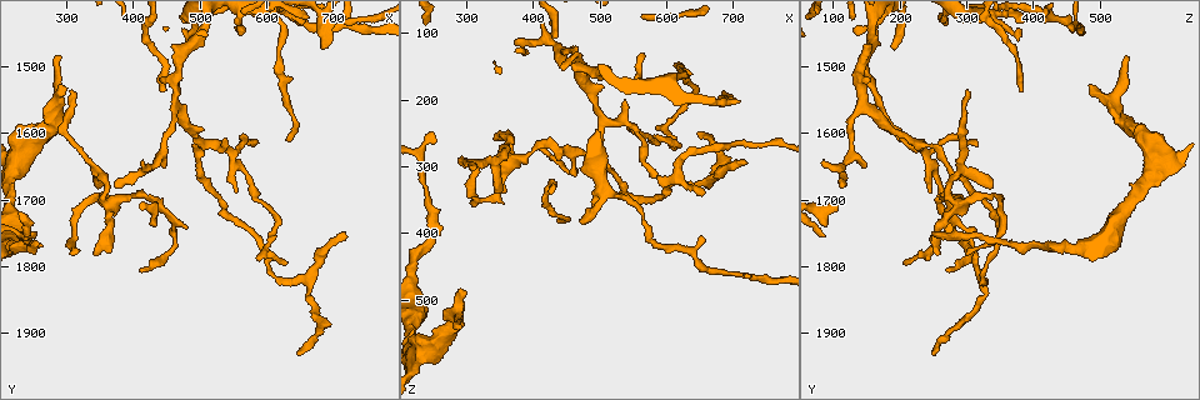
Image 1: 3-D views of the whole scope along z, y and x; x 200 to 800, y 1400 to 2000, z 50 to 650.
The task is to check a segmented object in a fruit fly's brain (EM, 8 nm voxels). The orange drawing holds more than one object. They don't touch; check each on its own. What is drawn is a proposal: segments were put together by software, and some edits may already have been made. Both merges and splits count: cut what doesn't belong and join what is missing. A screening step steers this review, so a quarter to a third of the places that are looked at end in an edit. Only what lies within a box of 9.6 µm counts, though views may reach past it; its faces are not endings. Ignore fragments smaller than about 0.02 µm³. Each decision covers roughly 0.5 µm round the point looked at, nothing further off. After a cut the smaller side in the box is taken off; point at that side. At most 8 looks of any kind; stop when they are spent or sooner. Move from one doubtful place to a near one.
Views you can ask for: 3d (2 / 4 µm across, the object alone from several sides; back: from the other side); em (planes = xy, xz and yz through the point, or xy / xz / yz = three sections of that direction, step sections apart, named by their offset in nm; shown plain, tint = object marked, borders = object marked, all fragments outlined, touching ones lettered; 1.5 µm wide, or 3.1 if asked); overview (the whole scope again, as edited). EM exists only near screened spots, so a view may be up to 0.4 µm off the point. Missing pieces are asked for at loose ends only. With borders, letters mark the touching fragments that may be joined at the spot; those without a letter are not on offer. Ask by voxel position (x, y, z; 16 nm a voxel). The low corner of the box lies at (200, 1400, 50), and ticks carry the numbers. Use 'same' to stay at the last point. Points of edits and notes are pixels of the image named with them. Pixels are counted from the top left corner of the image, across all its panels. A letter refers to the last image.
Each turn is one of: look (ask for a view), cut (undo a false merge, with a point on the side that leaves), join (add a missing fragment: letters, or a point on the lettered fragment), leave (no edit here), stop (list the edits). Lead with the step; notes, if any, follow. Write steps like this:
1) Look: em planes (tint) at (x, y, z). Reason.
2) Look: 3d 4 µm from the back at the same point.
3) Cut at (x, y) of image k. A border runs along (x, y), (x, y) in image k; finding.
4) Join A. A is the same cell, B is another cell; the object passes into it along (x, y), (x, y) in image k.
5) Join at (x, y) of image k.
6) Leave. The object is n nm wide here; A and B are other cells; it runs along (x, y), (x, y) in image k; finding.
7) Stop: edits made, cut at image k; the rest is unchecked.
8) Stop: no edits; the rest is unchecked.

Look: em xz step 8 (borders) at (680, 1470, 195). An open end.

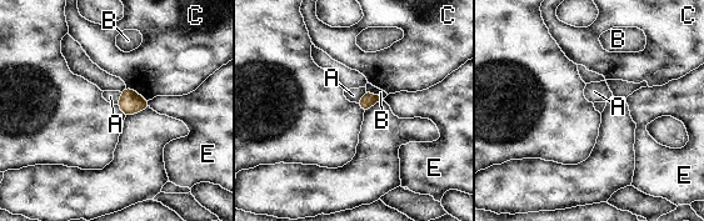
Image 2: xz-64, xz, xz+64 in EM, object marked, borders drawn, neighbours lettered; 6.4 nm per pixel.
Look: em planes (borders) at the same point. Cut it another way.

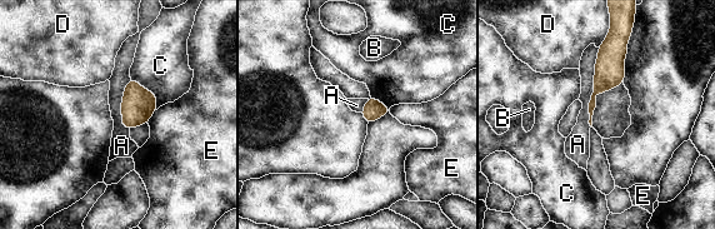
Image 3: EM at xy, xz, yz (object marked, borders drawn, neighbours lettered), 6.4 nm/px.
Leave. A, B, C, D and E are other cells; a border runs along (599, 48), (589, 103), (590, 127) in image 3; none of them fits.

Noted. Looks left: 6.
Look: 3d 2 µm at (475, 1460, 380). Thin end.

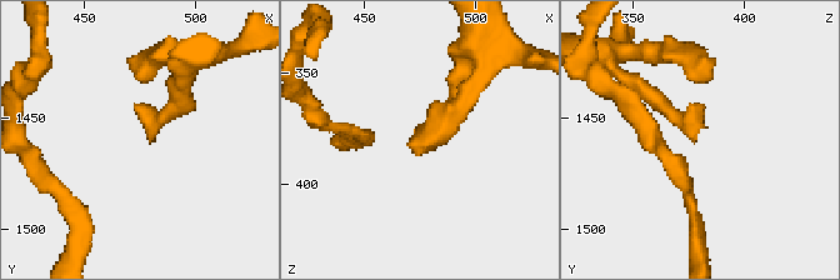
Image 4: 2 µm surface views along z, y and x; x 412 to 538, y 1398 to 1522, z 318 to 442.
Look: em planes (borders) at (480, 1461, 377).

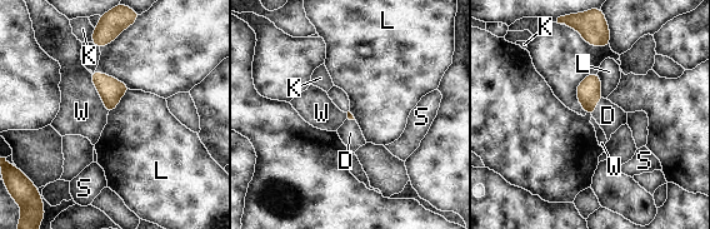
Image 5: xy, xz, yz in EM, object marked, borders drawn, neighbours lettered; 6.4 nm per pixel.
Join D. D is the same cell, K, L, S and W are other cells; the object passes into it along (589, 91), (595, 105), (608, 115) in image 5; it goes on there.

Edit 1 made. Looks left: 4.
Look: overview. See it whole again.

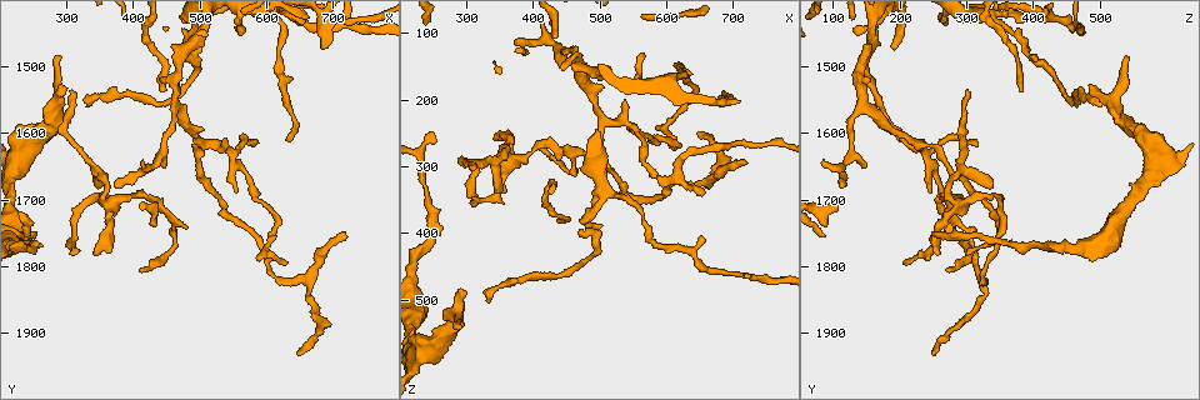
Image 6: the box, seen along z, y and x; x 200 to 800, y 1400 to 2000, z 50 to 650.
Look: em planes (borders) at (245, 1755, 245).

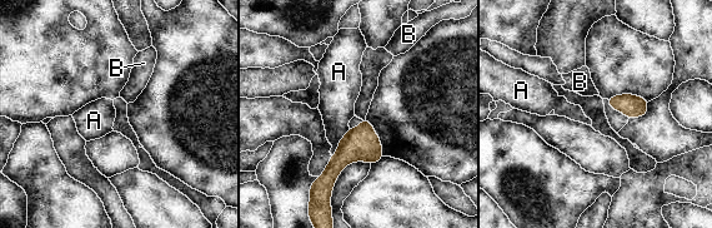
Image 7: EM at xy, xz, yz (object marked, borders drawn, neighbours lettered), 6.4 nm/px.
Leave. A and B are other cells; a border runs along (349, 127), (332, 155) in image 7; no lettered fragment goes on from it.

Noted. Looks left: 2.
Stop: edits made, join at image 5; the rest is unchecked.

